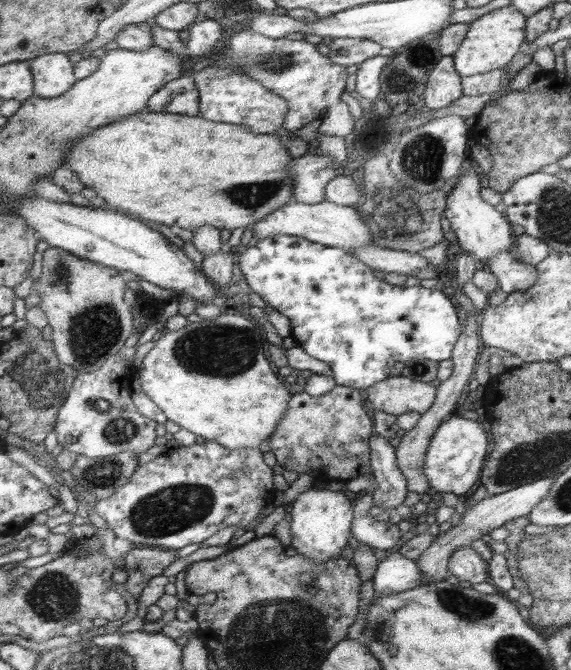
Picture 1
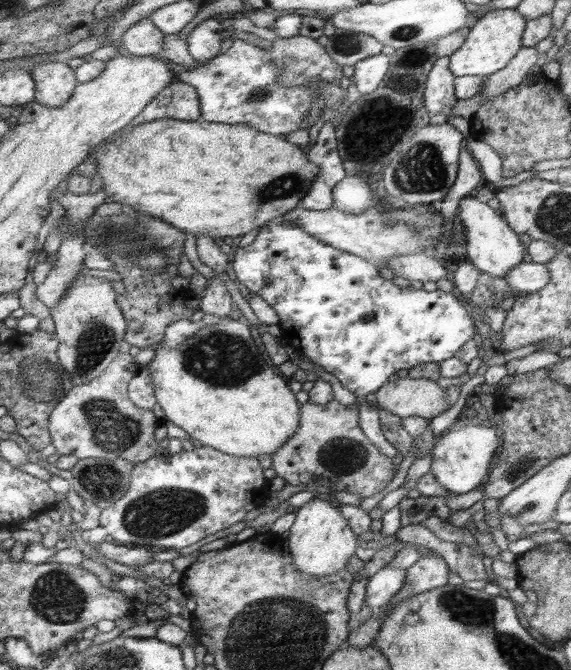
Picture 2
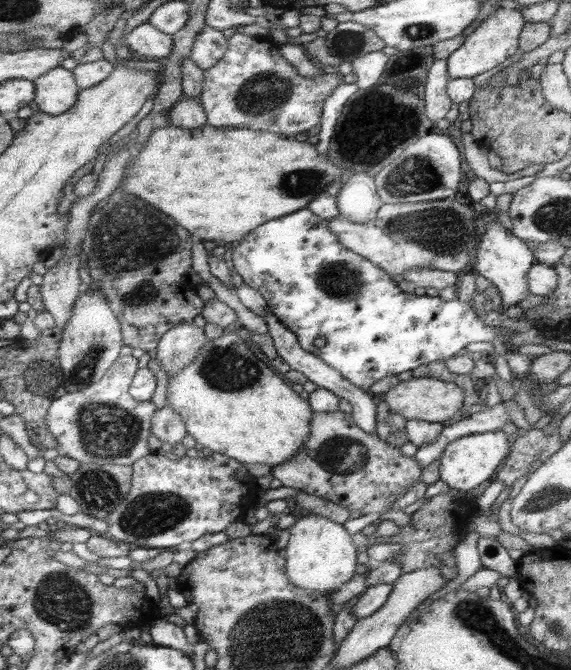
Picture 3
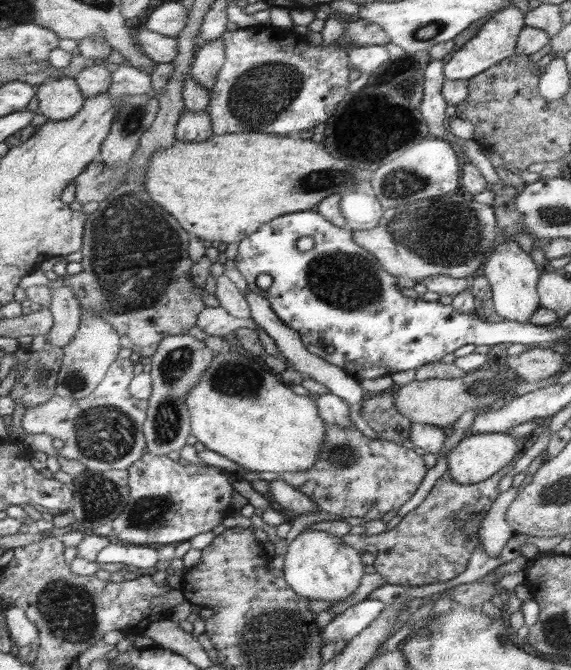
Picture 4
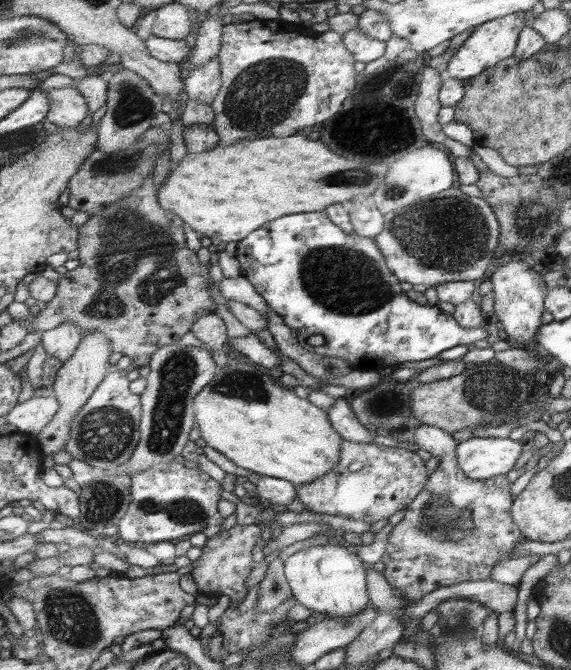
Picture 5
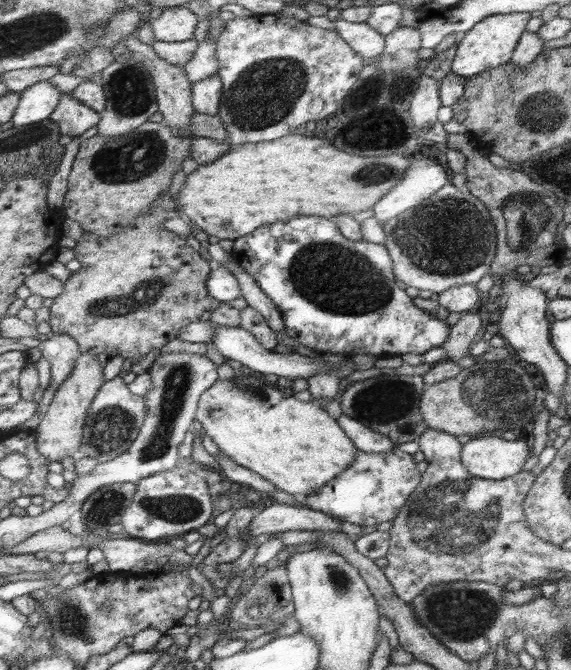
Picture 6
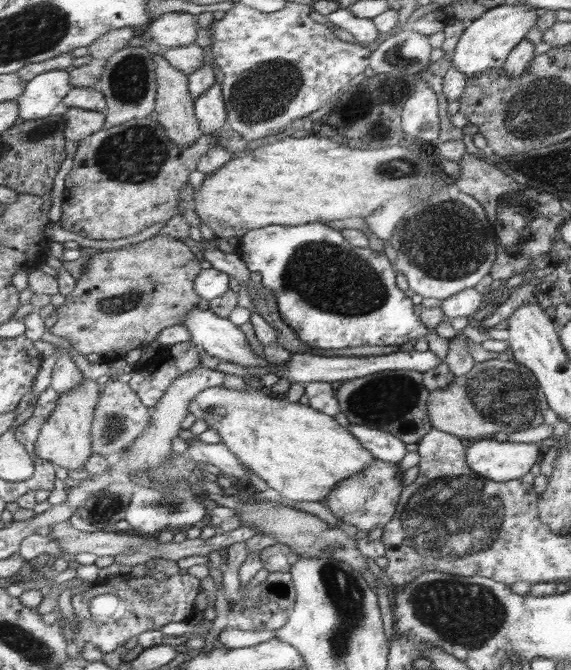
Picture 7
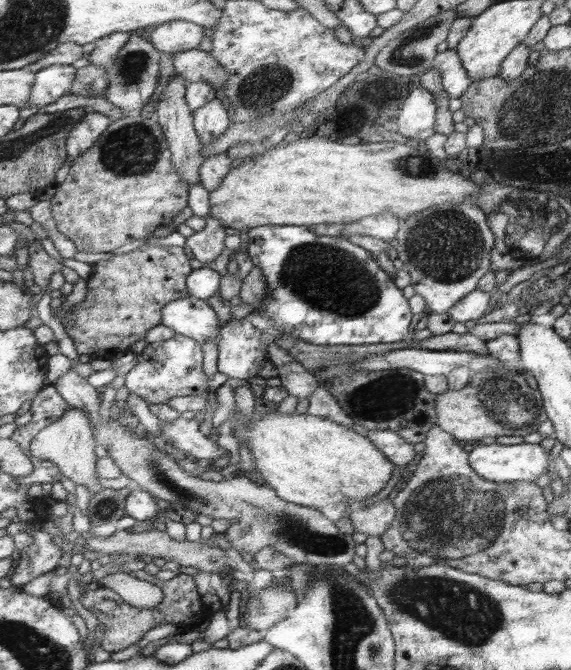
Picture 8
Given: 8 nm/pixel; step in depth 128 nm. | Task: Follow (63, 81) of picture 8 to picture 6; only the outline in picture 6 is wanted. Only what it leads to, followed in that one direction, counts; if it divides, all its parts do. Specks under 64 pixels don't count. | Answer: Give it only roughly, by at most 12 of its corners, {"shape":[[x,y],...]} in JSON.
{"shape":[[47,81],[20,93],[11,122],[28,127],[45,120],[62,93]]}

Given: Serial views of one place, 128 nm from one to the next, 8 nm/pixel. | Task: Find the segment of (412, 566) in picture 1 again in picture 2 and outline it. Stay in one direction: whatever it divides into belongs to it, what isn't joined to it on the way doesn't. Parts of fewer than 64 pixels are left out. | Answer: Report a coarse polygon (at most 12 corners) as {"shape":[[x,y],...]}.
{"shape":[[407,570],[370,576],[365,603],[380,610],[403,588]]}

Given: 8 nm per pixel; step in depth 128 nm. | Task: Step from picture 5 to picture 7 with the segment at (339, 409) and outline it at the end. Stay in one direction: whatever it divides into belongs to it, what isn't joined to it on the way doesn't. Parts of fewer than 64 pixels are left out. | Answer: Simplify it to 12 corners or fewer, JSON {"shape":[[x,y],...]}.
{"shape":[[368,425],[348,428],[375,456],[400,463],[406,443]]}

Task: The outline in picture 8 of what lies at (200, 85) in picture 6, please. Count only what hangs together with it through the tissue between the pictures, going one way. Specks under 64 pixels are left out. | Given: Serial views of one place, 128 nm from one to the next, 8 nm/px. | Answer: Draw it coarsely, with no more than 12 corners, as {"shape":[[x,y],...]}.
{"shape":[[222,100],[194,112],[200,142],[206,145],[232,123]]}

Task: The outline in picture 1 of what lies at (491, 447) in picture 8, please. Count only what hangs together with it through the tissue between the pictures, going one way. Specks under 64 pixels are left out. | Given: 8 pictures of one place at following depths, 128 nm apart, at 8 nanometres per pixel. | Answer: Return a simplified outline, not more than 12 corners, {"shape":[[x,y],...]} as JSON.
{"shape":[[459,414],[434,431],[424,457],[431,488],[466,497],[490,444]]}

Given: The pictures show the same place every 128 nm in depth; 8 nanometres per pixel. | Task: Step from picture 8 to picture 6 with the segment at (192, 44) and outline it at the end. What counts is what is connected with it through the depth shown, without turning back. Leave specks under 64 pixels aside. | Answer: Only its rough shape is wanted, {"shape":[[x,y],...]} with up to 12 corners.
{"shape":[[165,8],[150,20],[156,40],[192,41],[196,13]]}

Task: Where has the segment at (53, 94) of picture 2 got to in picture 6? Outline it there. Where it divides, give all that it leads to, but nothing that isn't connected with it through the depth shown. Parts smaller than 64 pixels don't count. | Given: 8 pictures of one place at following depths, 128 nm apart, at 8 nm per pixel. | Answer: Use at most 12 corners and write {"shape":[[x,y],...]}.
{"shape":[[70,93],[49,115],[60,134],[85,136],[101,114]]}

